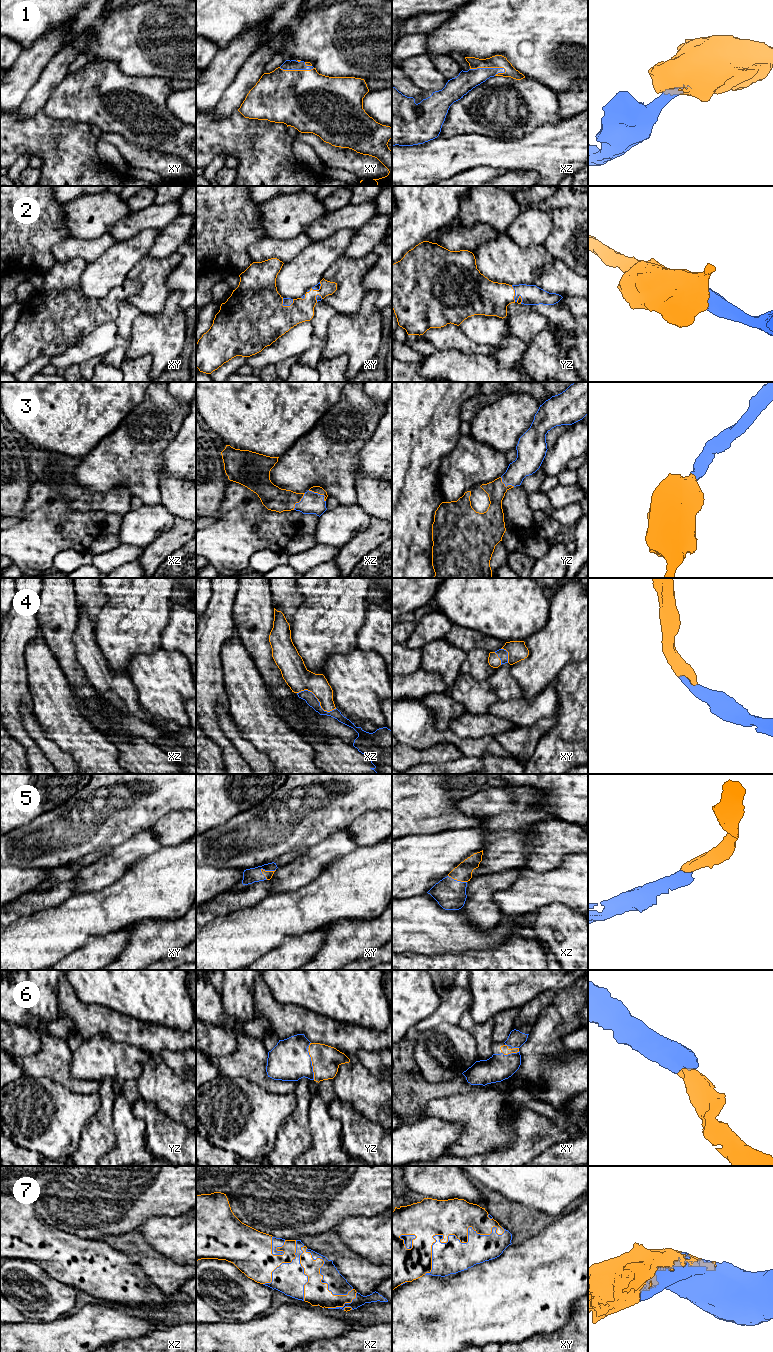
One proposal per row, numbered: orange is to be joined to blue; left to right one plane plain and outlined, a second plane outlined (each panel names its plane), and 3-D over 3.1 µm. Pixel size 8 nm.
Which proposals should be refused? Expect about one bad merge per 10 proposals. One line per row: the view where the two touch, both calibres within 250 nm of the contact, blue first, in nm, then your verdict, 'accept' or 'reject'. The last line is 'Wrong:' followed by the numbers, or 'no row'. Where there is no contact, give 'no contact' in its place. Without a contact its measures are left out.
1: contact in xz; calibres 160 and 110 nm; accept
2: contact in yz; calibres 160 and 280 nm; accept
3: contact in xz; calibres 180 and 60 nm; accept
4: contact in xz; calibres 90 and 200 nm; accept
5: contact in xy; calibres 120 and 60 nm; accept
6: contact in yz; calibres 320 and 220 nm; accept
7: contact in xy; calibres 260 and 300 nm; accept
Wrong: no row

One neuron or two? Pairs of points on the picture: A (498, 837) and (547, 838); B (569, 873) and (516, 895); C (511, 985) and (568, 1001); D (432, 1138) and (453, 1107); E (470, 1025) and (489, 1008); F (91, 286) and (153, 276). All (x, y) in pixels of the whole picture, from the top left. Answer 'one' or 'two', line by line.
A: two
B: one
C: two
D: two
E: two
F: two

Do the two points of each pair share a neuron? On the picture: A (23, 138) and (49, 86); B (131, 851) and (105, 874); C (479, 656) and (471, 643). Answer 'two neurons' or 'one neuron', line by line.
A: two neurons
B: one neuron
C: two neurons

